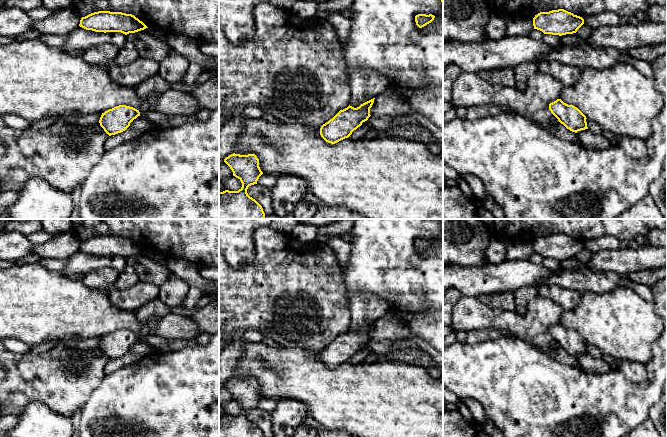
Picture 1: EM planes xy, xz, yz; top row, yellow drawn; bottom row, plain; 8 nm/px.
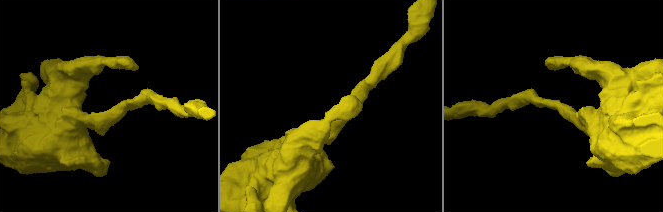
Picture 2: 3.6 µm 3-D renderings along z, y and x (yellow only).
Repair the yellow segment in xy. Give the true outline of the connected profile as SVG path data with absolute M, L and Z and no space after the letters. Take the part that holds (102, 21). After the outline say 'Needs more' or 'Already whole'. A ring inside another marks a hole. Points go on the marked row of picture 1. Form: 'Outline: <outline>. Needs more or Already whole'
Outline: M98 11L82 17L79 26L95 32L121 32L125 35L148 28L132 14L110 11Z. Already whole

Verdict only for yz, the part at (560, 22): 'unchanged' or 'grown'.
unchanged

